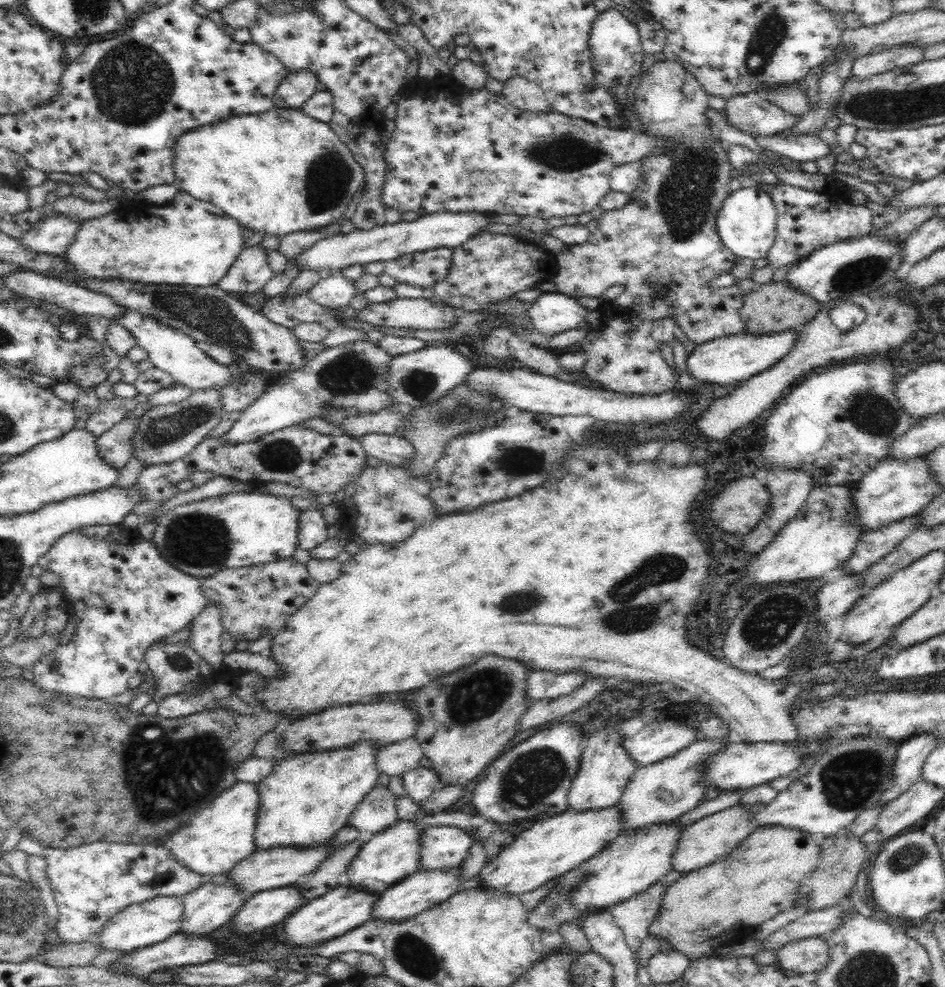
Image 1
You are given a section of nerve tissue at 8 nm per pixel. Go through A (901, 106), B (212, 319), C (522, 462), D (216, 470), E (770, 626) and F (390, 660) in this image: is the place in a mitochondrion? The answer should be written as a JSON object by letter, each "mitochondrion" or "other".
{"A":"mitochondrion","B":"mitochondrion","C":"mitochondrion","D":"other","E":"mitochondrion","F":"other"}

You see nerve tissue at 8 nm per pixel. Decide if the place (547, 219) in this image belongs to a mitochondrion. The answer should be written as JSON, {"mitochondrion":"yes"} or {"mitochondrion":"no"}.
{"mitochondrion":"no"}

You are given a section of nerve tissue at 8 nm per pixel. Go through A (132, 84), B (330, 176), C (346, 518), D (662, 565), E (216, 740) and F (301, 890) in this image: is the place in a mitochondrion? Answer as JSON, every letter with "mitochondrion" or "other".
{"A":"mitochondrion","B":"mitochondrion","C":"other","D":"mitochondrion","E":"mitochondrion","F":"other"}

